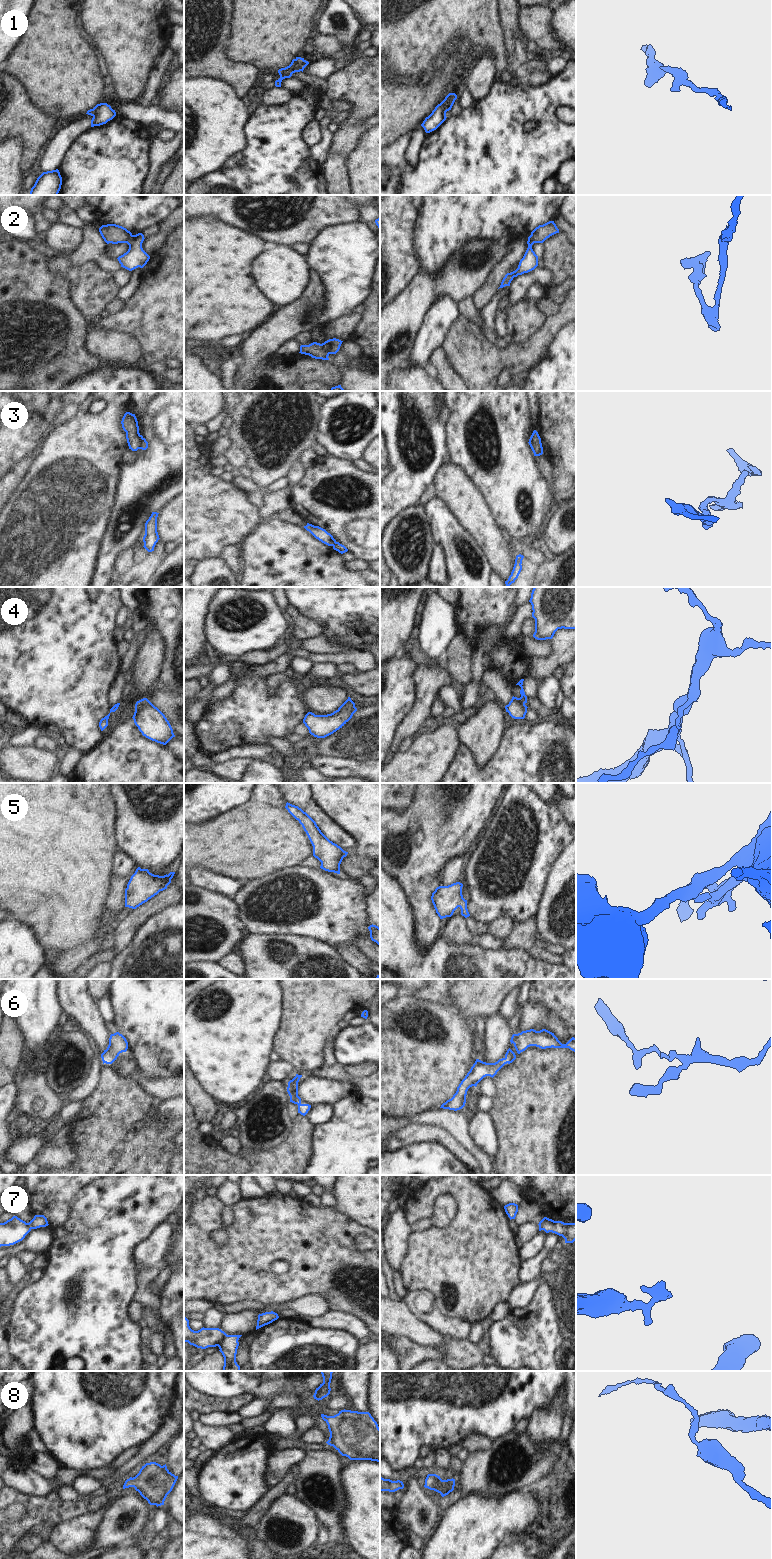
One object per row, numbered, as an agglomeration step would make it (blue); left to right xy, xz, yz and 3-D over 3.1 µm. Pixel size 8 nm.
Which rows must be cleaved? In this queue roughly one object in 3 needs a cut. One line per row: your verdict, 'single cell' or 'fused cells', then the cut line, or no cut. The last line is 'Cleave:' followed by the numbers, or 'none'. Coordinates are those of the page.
1: single cell; no cut
2: fused cells; cut in xz along (321, 344), (330, 353)
3: fused cells; cut in xy along (140, 435), (140, 446), (138, 448)
4: single cell; no cut
5: single cell; no cut
6: single cell; no cut
7: fused cells; cut in xz along (226, 1334), (217, 1345)
8: single cell; no cut
Cleave: 2, 3, 7

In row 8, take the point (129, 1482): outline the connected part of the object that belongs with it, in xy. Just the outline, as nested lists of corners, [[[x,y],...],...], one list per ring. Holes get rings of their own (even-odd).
[[[146,1463],[135,1477],[127,1479],[123,1489],[134,1487],[150,1505],[161,1506],[172,1491],[178,1476],[172,1474],[166,1464]]]

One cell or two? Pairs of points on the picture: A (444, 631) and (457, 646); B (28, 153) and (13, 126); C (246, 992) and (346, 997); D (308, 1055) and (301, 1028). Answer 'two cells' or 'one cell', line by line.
A: two cells
B: one cell
C: two cells
D: one cell

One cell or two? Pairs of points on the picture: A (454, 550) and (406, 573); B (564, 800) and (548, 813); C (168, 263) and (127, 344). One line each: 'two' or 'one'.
A: two
B: two
C: two

